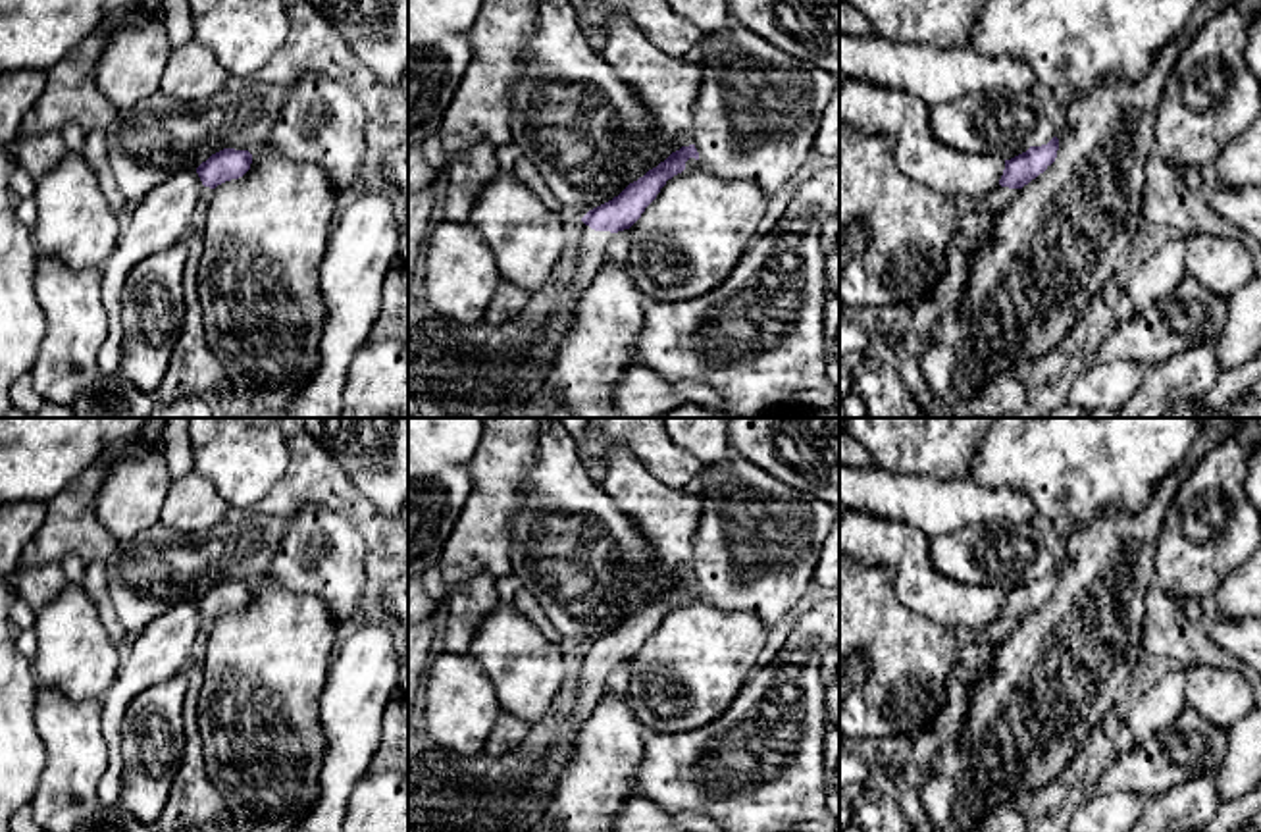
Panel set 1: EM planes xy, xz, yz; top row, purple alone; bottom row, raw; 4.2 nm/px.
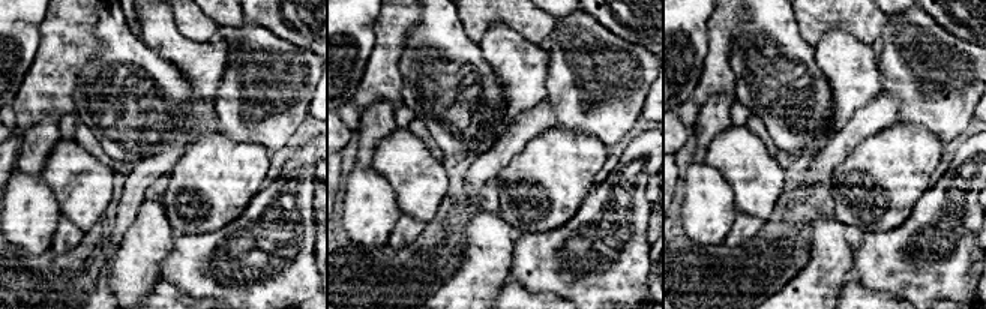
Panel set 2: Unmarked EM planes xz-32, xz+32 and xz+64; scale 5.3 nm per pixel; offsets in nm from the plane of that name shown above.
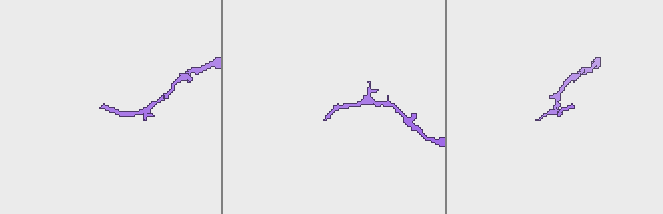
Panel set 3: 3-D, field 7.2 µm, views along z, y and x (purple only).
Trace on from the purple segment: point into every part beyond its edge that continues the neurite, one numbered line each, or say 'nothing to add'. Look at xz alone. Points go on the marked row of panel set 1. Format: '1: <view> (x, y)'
1: xz (591, 255)

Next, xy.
nothing to add

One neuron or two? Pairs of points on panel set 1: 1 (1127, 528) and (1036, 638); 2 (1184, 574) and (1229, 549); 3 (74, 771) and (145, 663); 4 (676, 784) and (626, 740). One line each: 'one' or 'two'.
1: one
2: one
3: two
4: two

